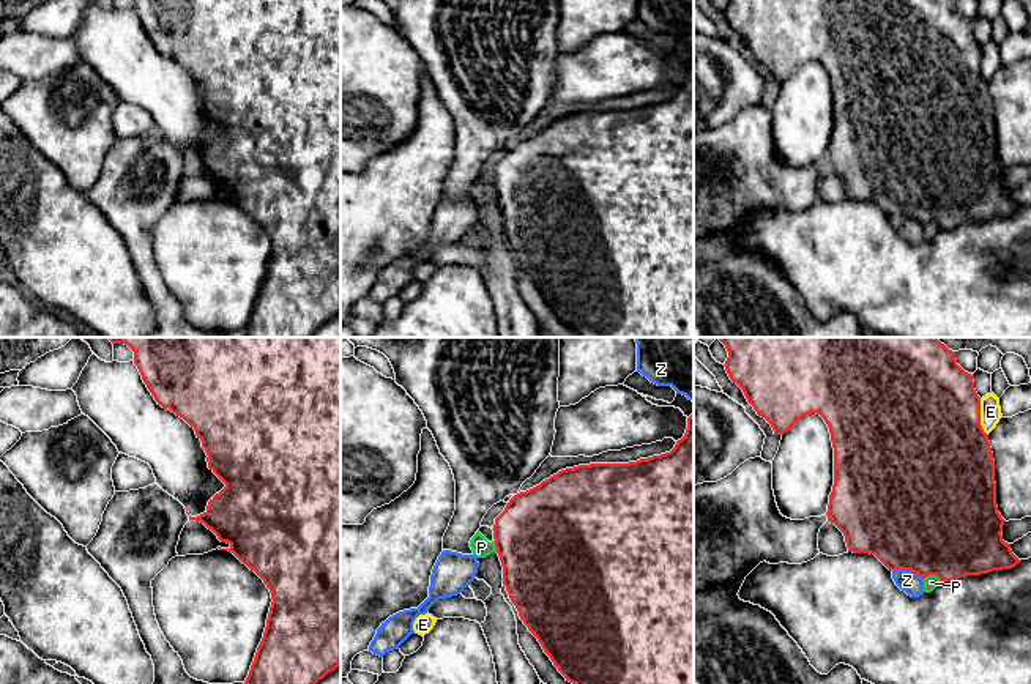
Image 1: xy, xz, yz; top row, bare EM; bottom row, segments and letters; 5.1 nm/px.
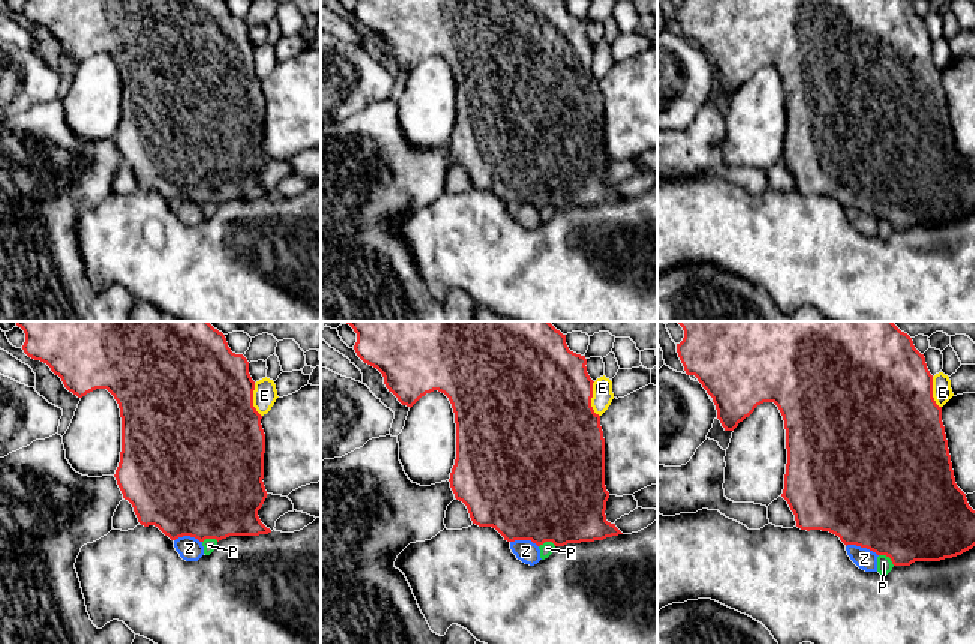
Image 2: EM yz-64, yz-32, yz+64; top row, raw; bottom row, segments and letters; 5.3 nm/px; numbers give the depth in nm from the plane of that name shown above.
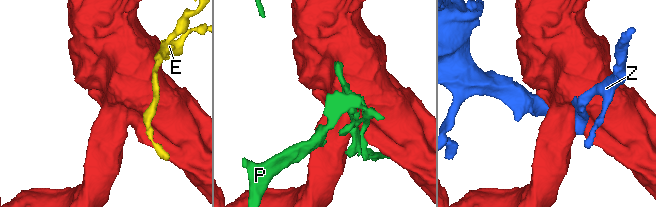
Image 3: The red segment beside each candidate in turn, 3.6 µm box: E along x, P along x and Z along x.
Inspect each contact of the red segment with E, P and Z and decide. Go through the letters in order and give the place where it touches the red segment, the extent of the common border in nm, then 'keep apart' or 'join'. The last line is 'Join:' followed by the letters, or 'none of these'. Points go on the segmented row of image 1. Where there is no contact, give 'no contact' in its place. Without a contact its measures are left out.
E: yz (979, 418) | 200 nm | keep apart
P: yz (932, 574) | 90 nm | keep apart
Z: yz (908, 569) | 170 nm | keep apart
Join: none of these

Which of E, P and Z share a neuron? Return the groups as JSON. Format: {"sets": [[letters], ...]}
{"sets": [["E"], ["P"], ["Z"]]}

